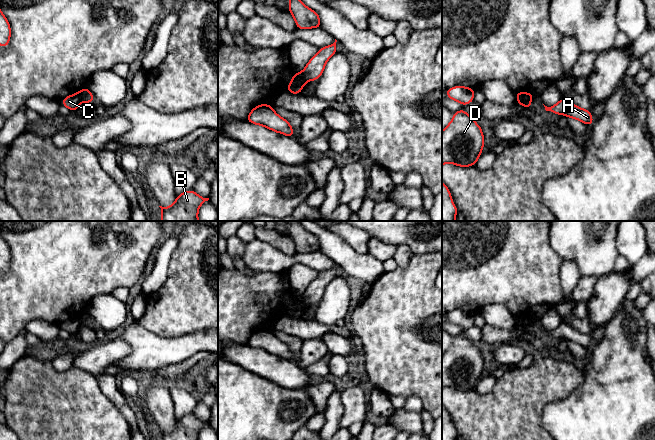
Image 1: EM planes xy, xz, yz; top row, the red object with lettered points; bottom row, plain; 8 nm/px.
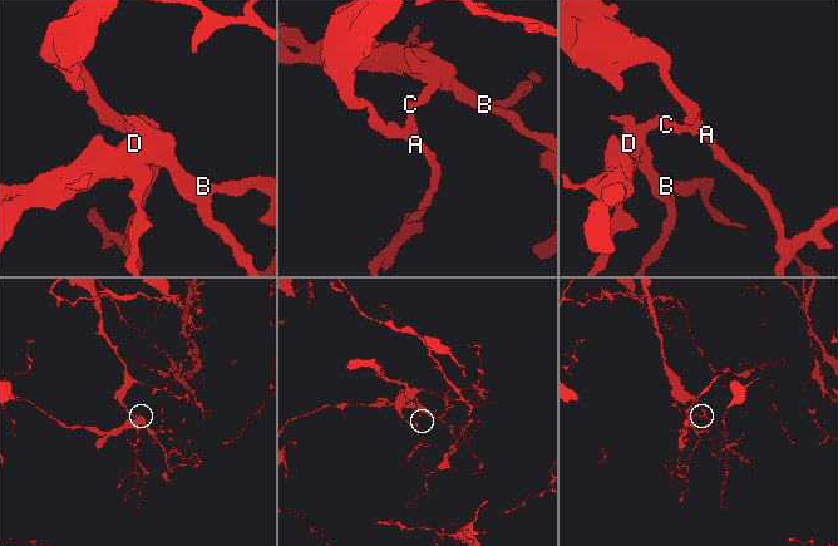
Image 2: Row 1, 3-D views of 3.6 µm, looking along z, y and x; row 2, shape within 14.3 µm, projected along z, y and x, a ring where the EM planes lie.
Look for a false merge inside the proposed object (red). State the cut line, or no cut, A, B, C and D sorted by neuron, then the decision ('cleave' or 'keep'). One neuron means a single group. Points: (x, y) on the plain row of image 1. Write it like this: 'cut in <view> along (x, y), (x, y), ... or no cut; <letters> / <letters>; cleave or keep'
cut in xz along (300, 297), (305, 305); A C / B D; cleave

